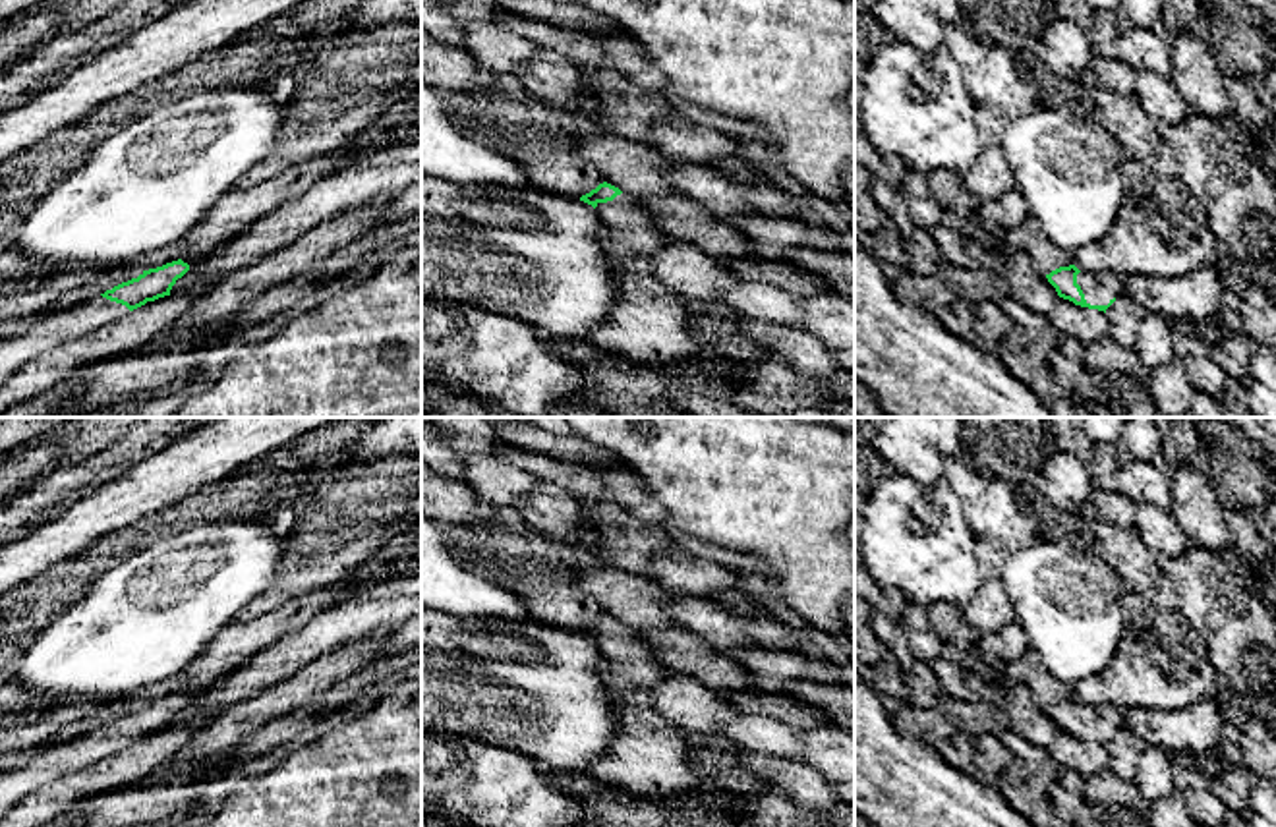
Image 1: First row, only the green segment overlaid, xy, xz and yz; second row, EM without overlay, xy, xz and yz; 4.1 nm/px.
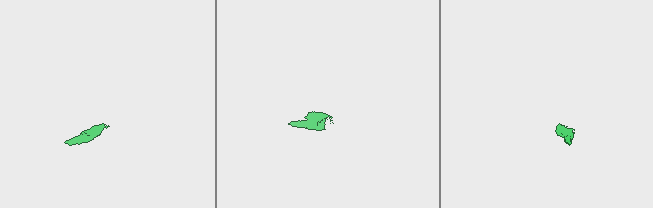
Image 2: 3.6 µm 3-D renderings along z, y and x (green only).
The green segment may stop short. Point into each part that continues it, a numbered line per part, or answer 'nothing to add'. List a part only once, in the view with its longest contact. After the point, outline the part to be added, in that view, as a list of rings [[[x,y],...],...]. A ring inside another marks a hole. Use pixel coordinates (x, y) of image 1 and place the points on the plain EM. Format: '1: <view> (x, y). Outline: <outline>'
1: xy (62, 758). Outline: [[[102,728],[41,748],[23,767],[0,771],[0,819],[19,802],[62,775],[70,775],[102,757],[126,750],[130,742]]]
2: yz (1099, 721). Outline: [[[1081,703],[1077,707],[1077,717],[1090,738],[1108,738],[1114,730],[1123,727],[1123,711],[1110,703],[1098,707]]]

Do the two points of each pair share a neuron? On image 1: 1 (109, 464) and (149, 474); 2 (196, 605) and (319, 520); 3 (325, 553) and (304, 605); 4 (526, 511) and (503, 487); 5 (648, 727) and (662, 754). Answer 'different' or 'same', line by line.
1: different
2: different
3: different
4: different
5: same

